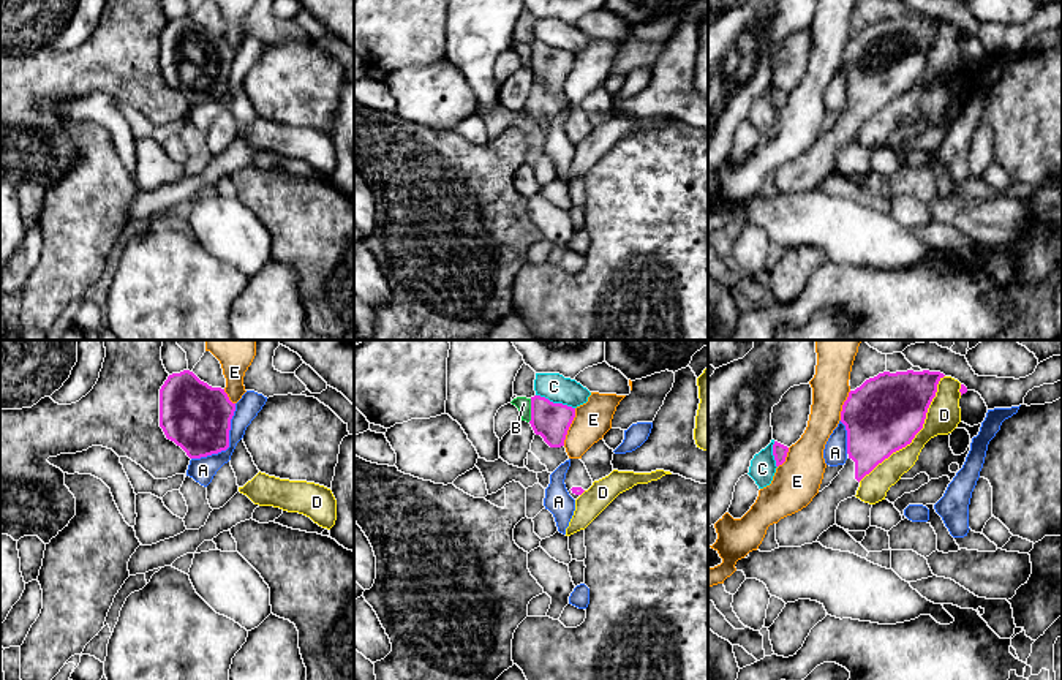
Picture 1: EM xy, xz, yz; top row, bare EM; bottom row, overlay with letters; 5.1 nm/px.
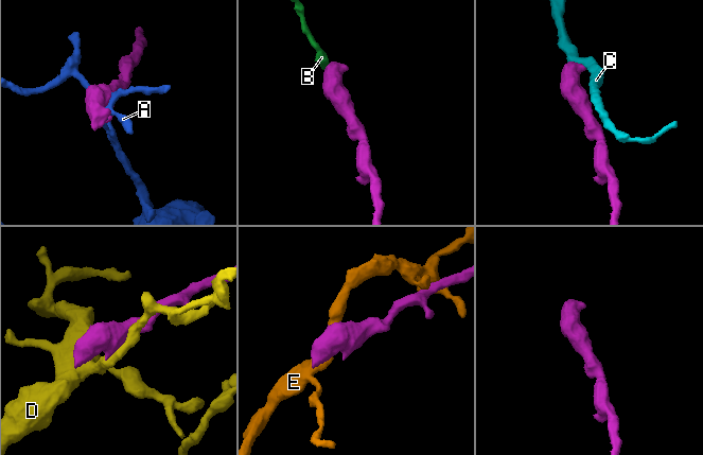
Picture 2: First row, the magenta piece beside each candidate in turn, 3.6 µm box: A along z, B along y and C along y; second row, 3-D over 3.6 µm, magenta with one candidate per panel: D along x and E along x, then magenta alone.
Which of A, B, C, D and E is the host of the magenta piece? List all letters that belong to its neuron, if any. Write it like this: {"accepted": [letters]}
{"accepted": []}

